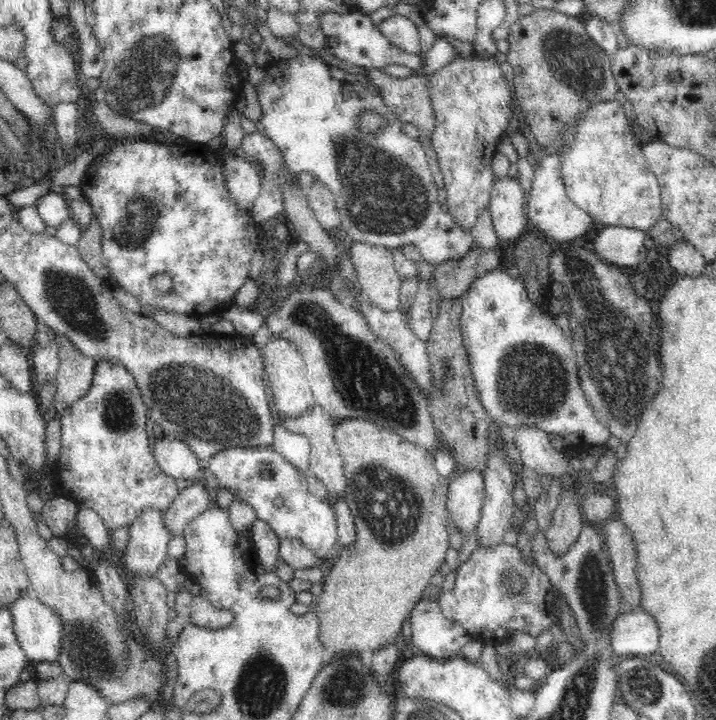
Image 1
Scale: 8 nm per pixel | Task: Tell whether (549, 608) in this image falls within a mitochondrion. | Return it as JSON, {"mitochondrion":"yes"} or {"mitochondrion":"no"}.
{"mitochondrion":"no"}

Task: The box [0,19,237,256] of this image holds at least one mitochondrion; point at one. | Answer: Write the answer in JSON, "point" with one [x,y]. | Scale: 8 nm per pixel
{"point":[146,73]}

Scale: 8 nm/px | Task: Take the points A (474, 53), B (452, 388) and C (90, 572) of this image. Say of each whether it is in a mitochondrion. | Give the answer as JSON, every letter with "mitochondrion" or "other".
{"A":"other","B":"mitochondrion","C":"other"}

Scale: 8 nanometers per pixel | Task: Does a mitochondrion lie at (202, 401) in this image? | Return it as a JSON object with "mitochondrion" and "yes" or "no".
{"mitochondrion":"yes"}

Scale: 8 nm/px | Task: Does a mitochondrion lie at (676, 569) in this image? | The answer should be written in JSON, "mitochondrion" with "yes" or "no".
{"mitochondrion":"no"}

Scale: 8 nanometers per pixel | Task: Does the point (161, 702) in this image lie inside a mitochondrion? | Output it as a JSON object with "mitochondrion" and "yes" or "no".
{"mitochondrion":"no"}

